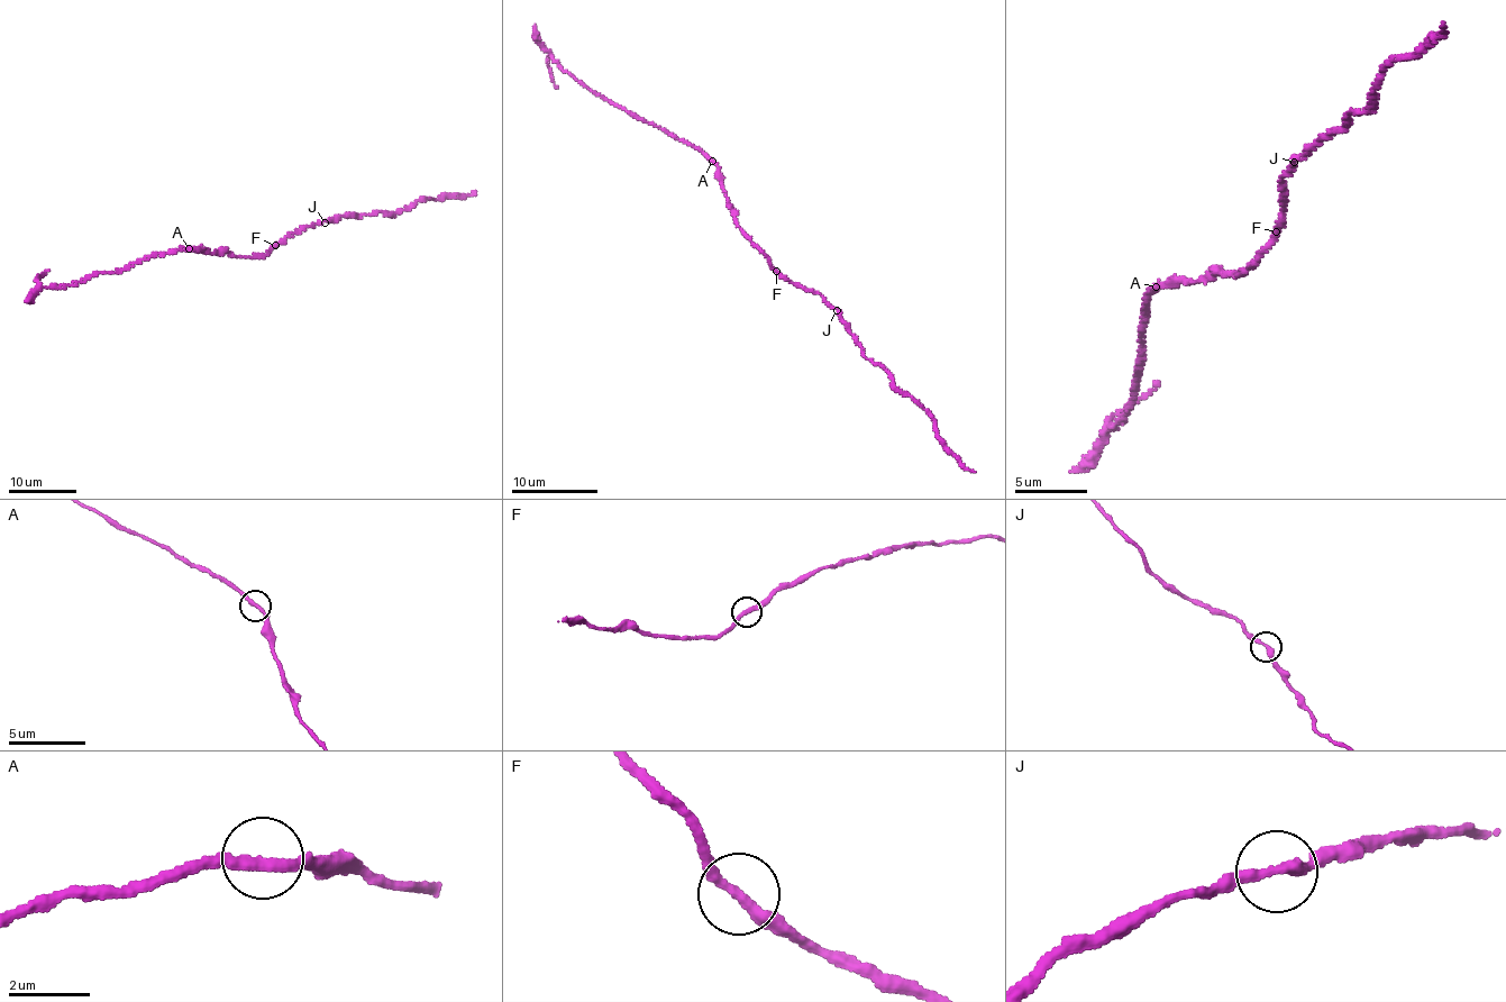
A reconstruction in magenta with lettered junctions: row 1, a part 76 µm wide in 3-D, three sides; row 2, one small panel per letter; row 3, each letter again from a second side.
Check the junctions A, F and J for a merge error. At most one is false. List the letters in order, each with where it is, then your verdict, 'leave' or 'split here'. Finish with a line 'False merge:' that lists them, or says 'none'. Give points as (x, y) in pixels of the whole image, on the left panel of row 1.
A: (189, 248) | leave
F: (275, 245) | leave
J: (325, 222) | leave
False merge: none

